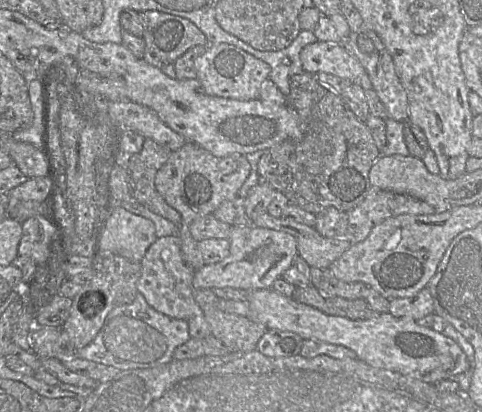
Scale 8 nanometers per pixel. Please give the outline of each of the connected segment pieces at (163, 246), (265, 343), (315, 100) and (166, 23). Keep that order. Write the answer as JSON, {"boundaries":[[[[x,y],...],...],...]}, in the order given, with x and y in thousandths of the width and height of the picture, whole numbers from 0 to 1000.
{"boundaries":[[[[369,570],[326,578],[290,631],[290,670],[282,684],[286,711],[324,755],[388,782],[396,820],[436,813],[436,794],[413,740],[402,728],[400,655],[380,629],[376,585]]],[[[556,799],[535,828],[531,850],[556,867],[608,867],[624,852],[629,823],[614,808]]],[[[631,172],[624,180],[608,182],[600,204],[602,223],[595,233],[595,252],[620,282],[629,333],[618,342],[583,345],[556,364],[562,393],[546,439],[568,461],[587,468],[602,493],[649,519],[660,519],[680,502],[722,515],[747,495],[770,459],[766,417],[772,400],[790,379],[790,367],[759,299],[739,284],[703,228],[670,206],[656,177]]],[[[293,29],[301,121],[297,143],[328,165],[361,150],[407,109],[432,109],[423,80],[394,49],[332,29]]]]}

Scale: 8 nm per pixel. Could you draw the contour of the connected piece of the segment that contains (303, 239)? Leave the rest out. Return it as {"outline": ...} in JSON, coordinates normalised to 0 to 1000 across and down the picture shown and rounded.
{"outline":[[[554,515],[533,524],[521,544],[606,570],[616,587],[618,619],[643,648],[683,650],[730,597],[720,578],[678,578],[662,568],[651,551],[618,541],[608,532],[566,527]]]}

